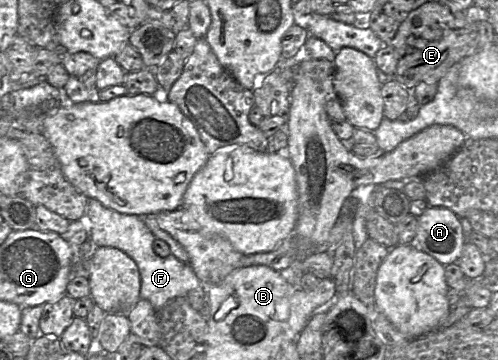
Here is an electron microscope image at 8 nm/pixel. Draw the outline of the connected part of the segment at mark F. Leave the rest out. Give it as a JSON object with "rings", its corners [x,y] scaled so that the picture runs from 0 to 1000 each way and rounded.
{"rings":[[[179,550],[171,614],[189,686],[237,689],[273,731],[281,761],[281,828],[297,833],[311,864],[353,825],[373,822],[384,806],[408,800],[380,733],[363,728],[345,706],[327,717],[309,700],[311,656],[293,631],[287,603],[239,592],[213,578],[197,556]]]}

